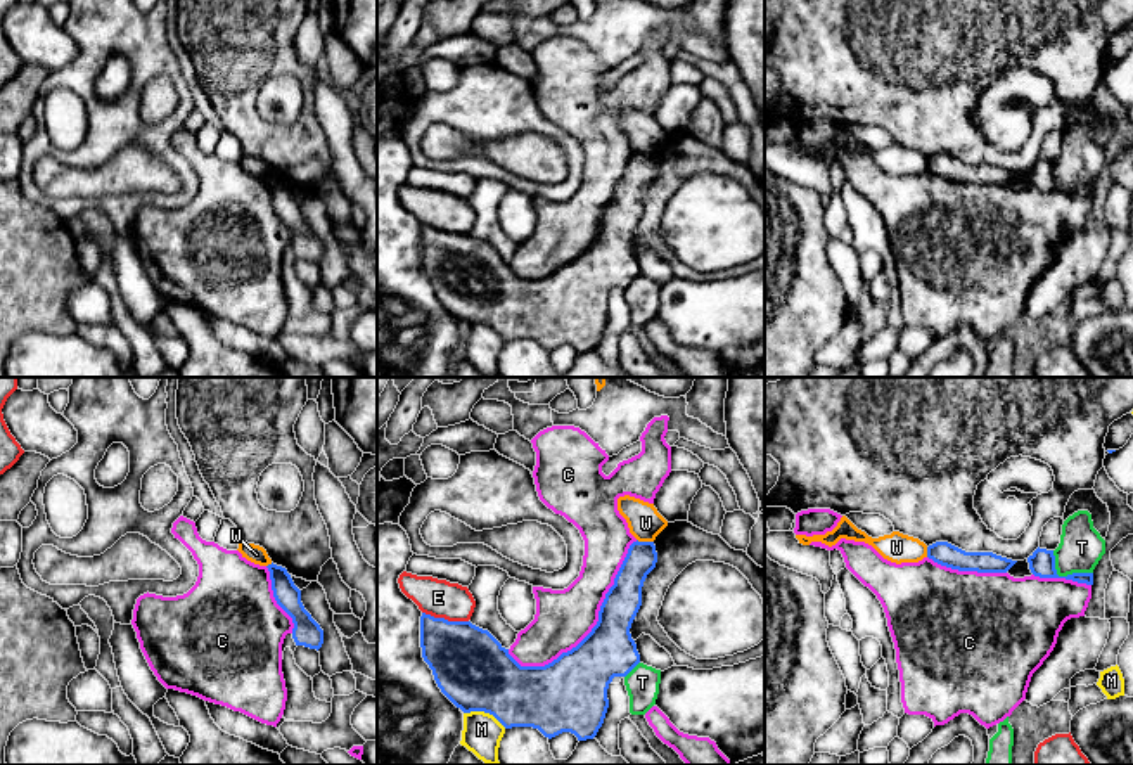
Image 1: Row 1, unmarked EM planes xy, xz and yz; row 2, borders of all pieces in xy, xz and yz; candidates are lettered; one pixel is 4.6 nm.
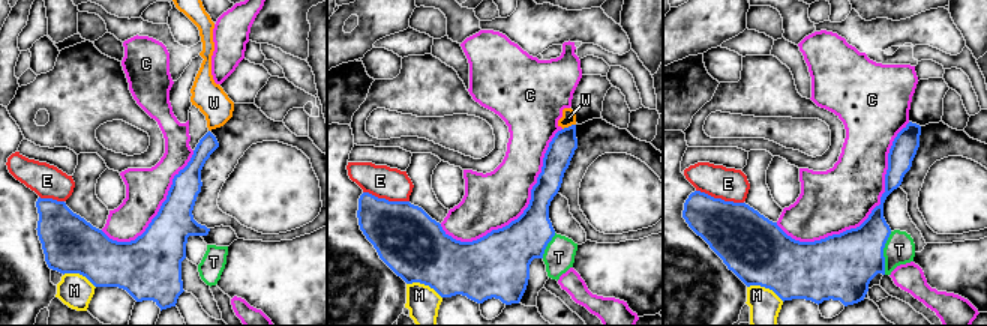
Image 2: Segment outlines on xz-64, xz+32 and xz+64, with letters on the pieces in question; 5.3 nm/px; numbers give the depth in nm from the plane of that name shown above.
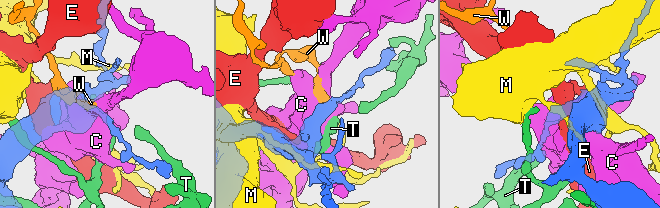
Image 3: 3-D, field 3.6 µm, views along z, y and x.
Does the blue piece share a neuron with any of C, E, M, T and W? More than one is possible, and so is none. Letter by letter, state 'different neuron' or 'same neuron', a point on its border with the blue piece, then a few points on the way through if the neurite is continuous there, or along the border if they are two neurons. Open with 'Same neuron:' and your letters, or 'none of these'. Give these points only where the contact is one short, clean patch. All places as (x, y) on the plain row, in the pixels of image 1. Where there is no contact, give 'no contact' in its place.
Same neuron: none of these
C: different neuron; meets blue in xz at (594, 239)
E: different neuron; meets blue in xz at (443, 231)
M: different neuron; meets blue in xz at (485, 324)
T: different neuron; meets blue in yz at (1064, 189)
W: different neuron; meets blue in xz at (646, 154); border along xz (637, 151), (652, 154)

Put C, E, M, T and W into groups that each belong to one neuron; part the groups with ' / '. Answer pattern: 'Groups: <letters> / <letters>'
Groups: C / E / M / T / W

